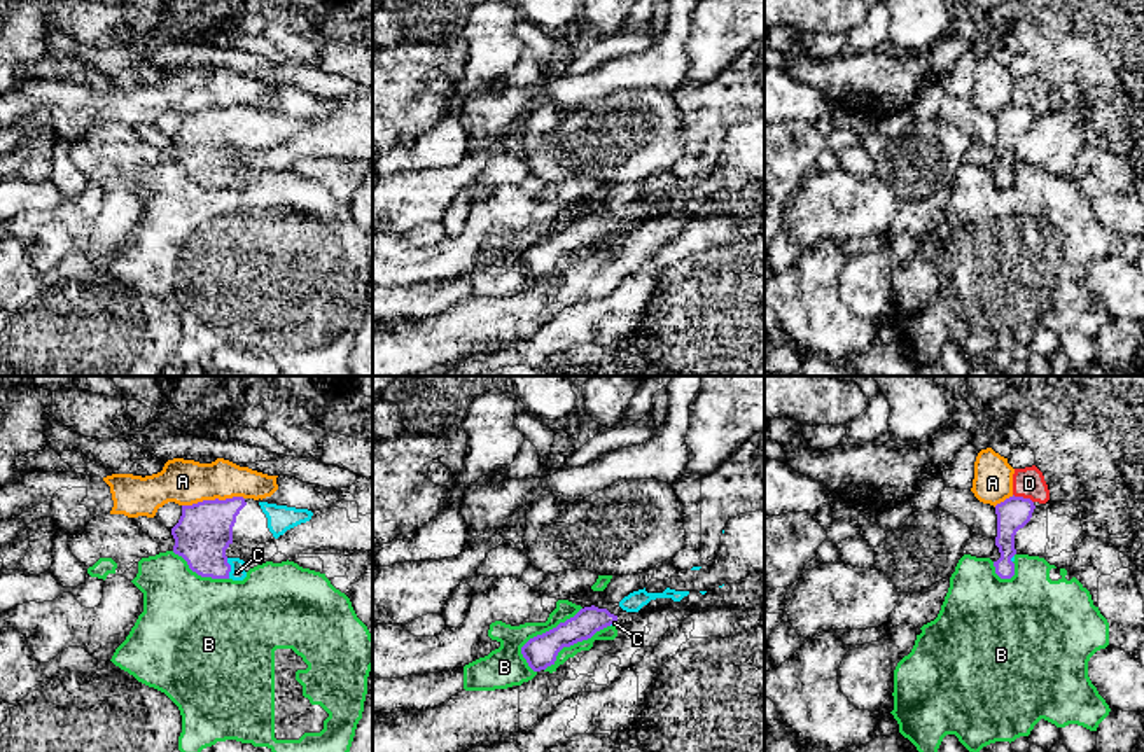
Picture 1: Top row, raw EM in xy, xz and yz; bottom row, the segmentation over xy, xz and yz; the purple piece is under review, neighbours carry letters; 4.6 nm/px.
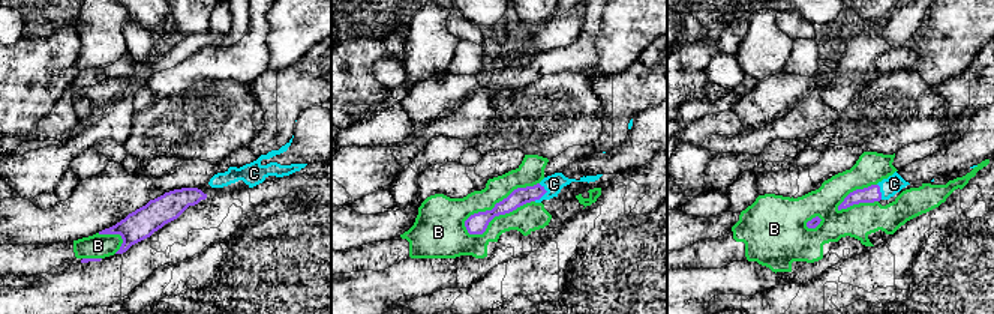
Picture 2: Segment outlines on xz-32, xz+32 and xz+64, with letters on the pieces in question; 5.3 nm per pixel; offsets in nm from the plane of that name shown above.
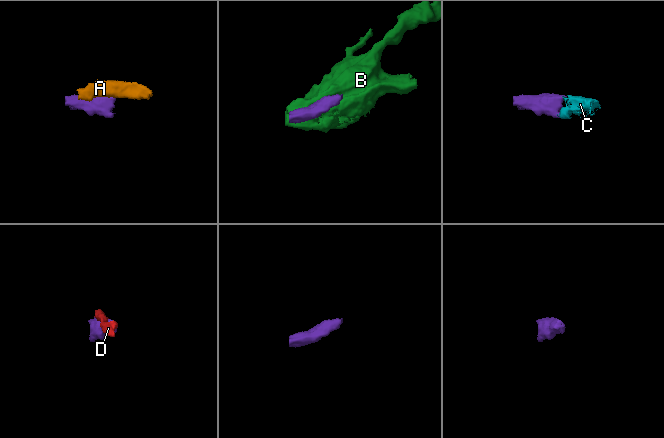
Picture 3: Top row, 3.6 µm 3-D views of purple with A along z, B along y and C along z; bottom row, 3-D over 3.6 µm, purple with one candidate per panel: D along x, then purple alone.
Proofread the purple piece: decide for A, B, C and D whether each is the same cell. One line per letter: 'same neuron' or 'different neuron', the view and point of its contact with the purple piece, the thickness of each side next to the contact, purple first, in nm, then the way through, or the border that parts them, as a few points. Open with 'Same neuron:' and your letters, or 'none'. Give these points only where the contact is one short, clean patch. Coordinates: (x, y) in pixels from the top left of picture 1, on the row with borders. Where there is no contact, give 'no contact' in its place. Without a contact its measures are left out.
Same neuron: C
A: different neuron; meets purple in xy at (212, 501); 260 nm thick on the purple side, 200 nm on the other; border along xy (244, 497), (203, 499), (182, 506)
B: different neuron; meets purple in xz at (539, 635); 150 nm thick on the purple side, 190 nm on the other
C: same neuron; meets purple in xy at (230, 569); 260 nm thick on the purple side, 70 nm on the other
D: different neuron; meets purple in yz at (1024, 499); 150 nm thick on the purple side, 140 nm on the other

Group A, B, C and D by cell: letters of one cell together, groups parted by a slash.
A / B / C / D

